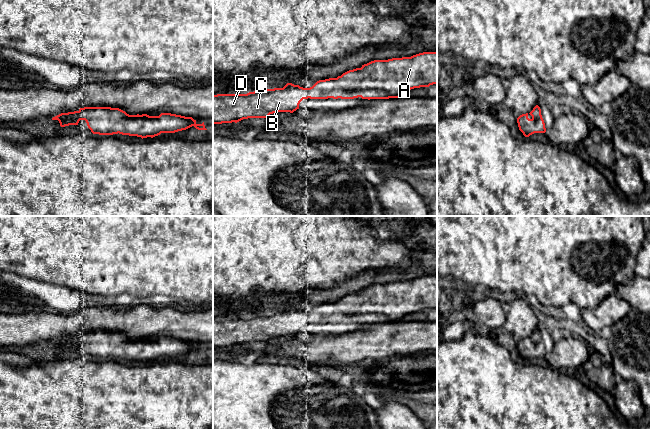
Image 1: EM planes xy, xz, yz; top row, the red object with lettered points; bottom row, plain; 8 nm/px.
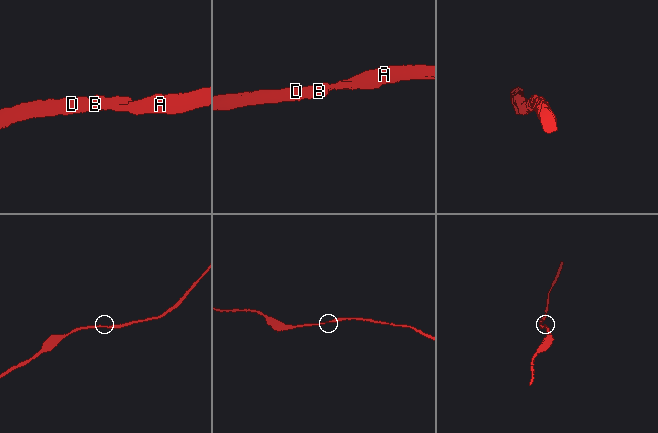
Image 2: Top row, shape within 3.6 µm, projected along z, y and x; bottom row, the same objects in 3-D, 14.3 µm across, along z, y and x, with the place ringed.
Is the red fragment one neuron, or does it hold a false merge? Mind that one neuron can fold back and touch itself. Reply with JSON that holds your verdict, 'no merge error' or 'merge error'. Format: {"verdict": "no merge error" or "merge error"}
{"verdict": "no merge error"}

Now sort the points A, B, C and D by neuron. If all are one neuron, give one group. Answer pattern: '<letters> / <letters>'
A B C D

